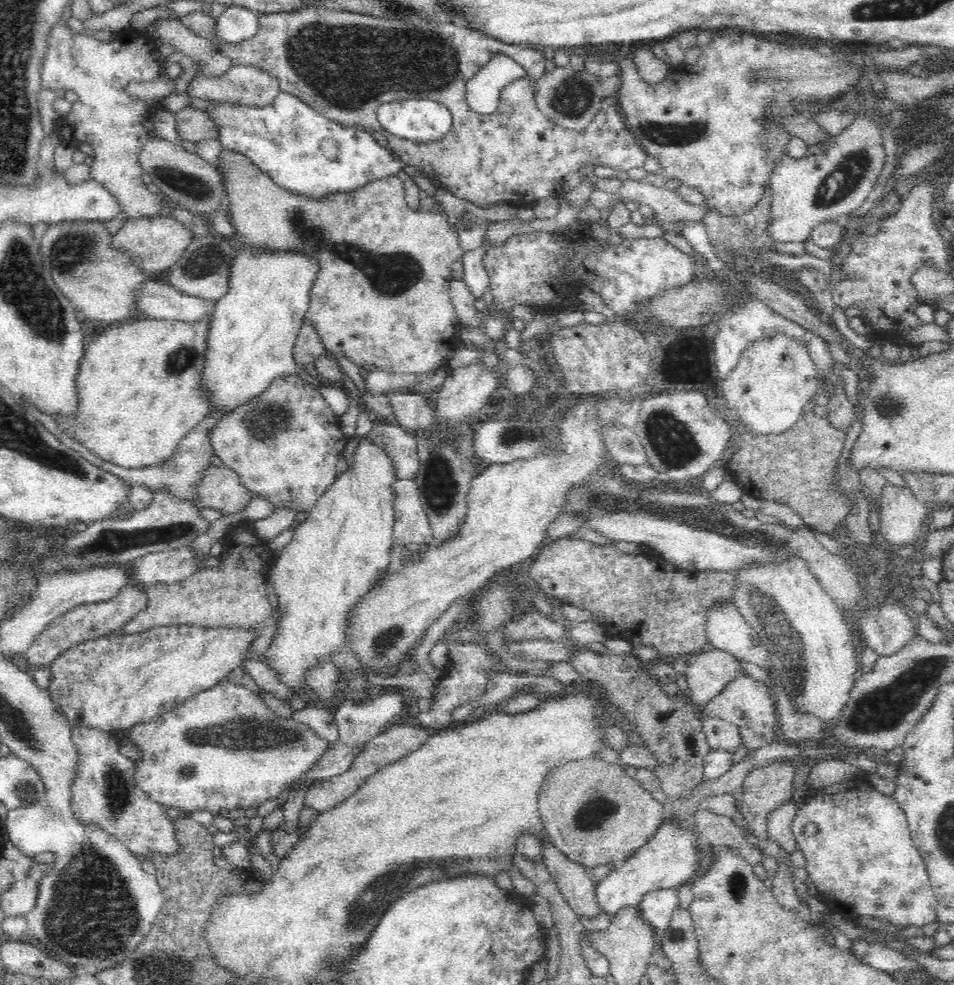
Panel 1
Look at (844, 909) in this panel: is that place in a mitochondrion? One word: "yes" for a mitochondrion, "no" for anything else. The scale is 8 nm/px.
no

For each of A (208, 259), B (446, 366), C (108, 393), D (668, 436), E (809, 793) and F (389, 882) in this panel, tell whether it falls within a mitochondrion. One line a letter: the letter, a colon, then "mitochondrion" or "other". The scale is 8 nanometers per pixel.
A: mitochondrion
B: other
C: other
D: mitochondrion
E: other
F: mitochondrion

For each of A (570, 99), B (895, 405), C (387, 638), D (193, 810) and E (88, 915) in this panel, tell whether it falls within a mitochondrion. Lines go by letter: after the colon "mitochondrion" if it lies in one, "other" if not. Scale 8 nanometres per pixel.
A: mitochondrion
B: mitochondrion
C: mitochondrion
D: other
E: mitochondrion

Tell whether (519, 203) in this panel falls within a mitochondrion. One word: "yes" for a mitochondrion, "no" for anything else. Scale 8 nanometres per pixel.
no

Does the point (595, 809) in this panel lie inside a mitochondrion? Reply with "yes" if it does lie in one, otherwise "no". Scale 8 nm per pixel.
yes

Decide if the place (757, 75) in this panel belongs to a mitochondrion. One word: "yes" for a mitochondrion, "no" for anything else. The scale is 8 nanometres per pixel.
yes

